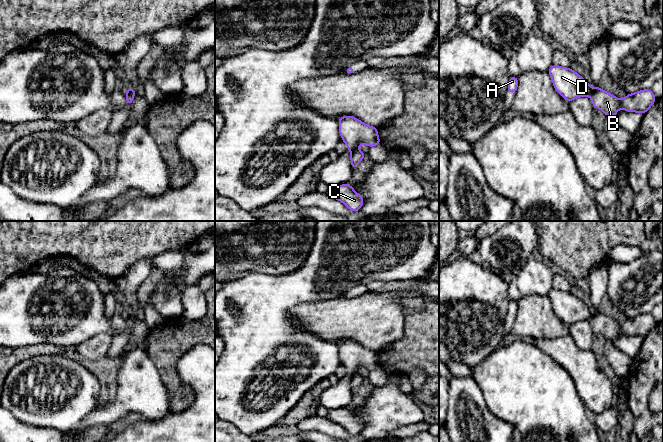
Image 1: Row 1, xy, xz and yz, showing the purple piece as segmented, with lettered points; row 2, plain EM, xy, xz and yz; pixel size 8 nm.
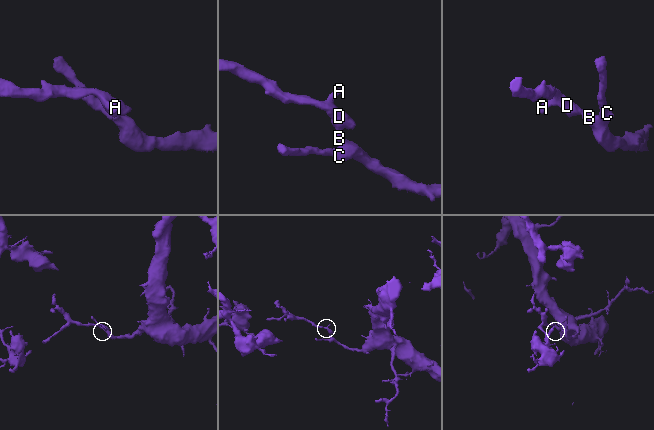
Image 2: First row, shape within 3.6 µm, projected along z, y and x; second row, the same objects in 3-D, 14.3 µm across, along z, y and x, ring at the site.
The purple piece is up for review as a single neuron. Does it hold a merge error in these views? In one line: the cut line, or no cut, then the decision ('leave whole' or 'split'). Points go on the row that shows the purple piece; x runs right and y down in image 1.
cut yz (593, 88), (589, 95); split

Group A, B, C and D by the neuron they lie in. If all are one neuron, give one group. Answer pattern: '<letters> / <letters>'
A D / B C

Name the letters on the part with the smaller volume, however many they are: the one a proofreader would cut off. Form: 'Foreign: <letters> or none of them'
Foreign: A, D

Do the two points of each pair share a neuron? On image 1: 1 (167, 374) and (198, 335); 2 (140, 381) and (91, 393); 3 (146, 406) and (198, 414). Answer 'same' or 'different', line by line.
1: same
2: different
3: different

